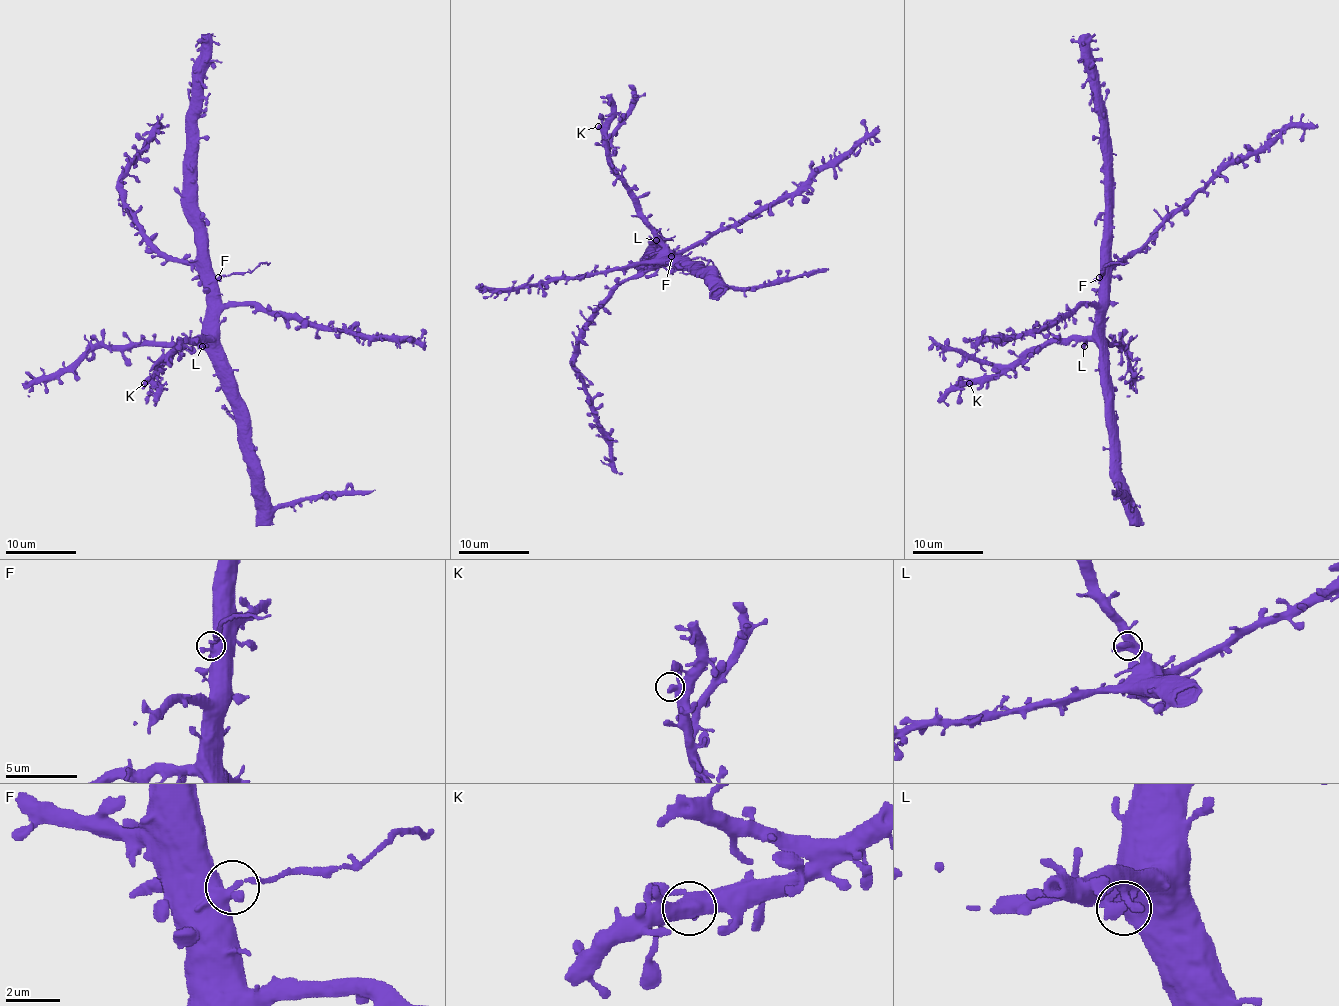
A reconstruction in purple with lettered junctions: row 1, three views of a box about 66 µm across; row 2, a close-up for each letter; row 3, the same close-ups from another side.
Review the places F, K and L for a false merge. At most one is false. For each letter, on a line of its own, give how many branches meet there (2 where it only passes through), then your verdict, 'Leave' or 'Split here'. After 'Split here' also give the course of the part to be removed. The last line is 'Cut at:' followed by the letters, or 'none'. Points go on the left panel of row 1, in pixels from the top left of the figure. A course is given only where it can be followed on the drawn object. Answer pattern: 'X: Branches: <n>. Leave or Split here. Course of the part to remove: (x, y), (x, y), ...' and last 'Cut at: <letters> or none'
F: Branches: 2. Split here. Course of the part to remove: (218, 277), (252, 272), (261, 263), (269, 263)
K: Branches: 2. Leave
L: Branches: 2. Leave
Cut at: F

